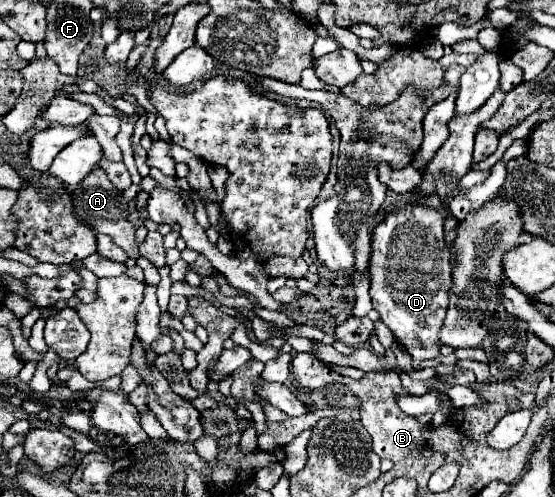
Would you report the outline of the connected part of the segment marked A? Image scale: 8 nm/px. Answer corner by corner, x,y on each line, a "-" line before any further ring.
96,168
94,172
90,172
90,176
86,176
86,180
82,180
82,184
78,184
78,188
74,192
74,208
76,208
78,216
82,216
82,220
94,224
96,232
108,234
114,240
114,244
124,242
122,248
130,258
140,258
138,242
136,242
136,228
128,220
128,214
130,214
128,202
112,186
112,182
108,180
108,174
102,168

